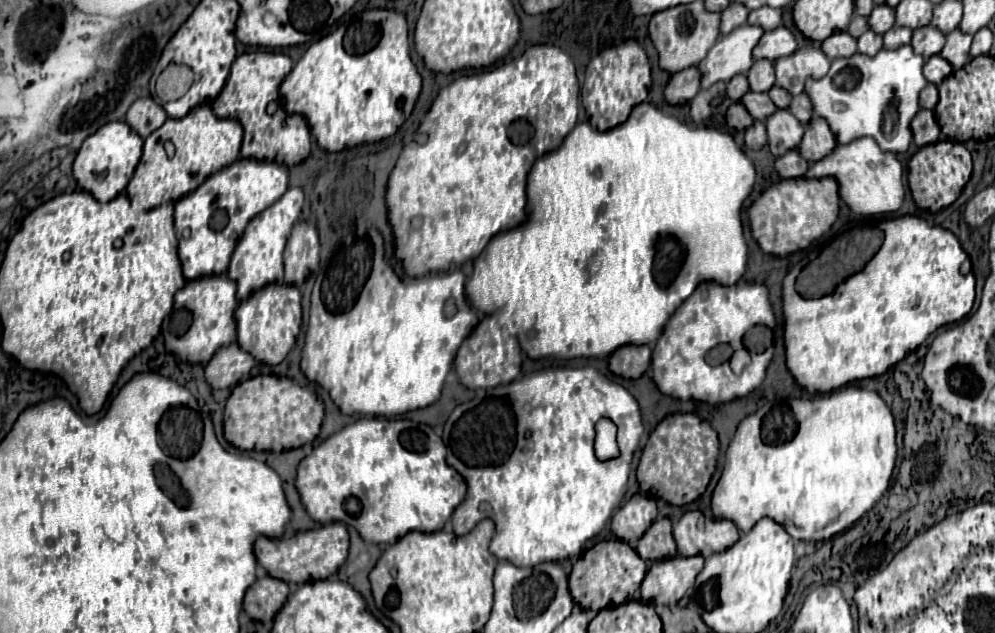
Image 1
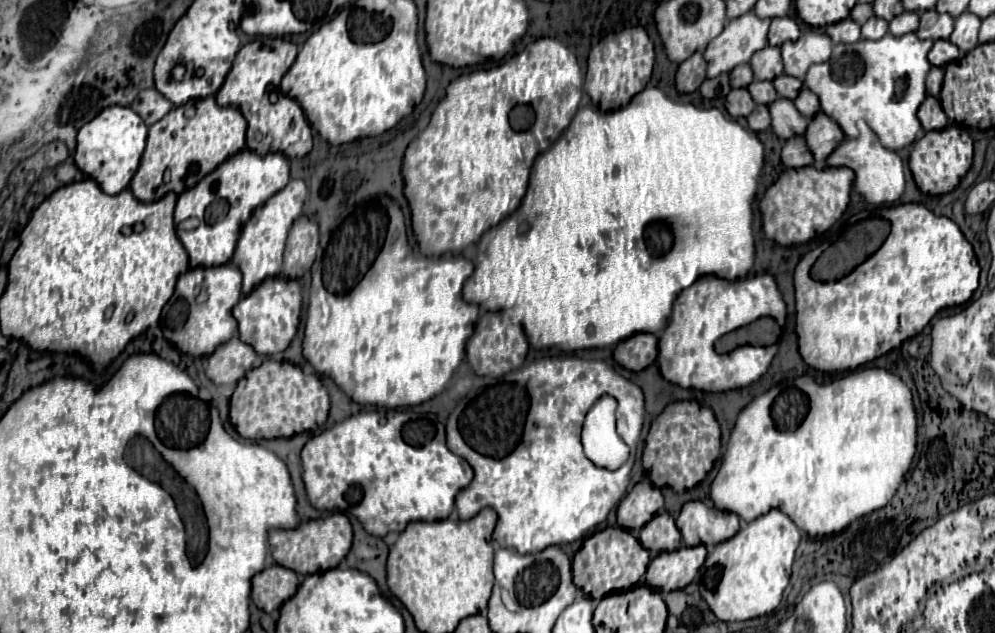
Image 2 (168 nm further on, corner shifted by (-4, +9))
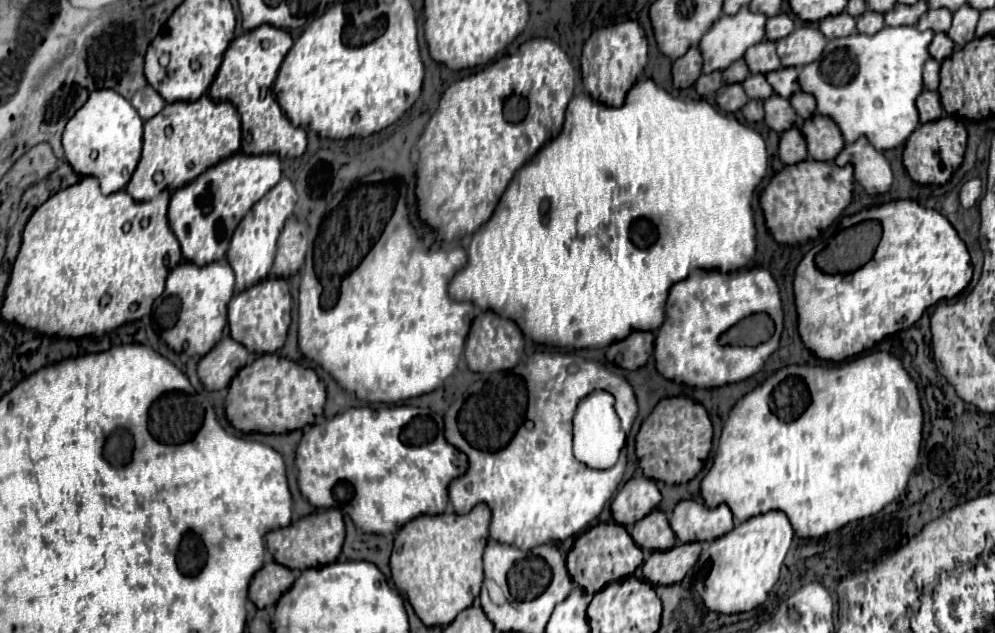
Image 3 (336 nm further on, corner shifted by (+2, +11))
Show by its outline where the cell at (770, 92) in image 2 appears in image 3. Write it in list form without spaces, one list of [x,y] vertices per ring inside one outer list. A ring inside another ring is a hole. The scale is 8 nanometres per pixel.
[[[764,73],[748,75],[748,77],[742,81],[742,85],[744,85],[744,91],[746,91],[746,95],[748,95],[750,99],[768,99],[768,97],[774,93],[772,87],[768,85]]]

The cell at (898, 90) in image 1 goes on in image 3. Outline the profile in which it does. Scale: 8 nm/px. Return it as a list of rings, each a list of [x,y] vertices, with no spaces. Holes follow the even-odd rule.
[[[912,25],[902,27],[884,27],[876,35],[850,35],[842,39],[832,39],[826,43],[822,59],[818,61],[822,77],[806,77],[800,75],[800,87],[806,93],[812,93],[818,111],[826,117],[832,117],[840,131],[844,133],[844,141],[852,143],[860,135],[866,135],[876,149],[886,151],[902,145],[910,133],[918,127],[918,111],[916,111],[916,97],[922,93],[922,65],[930,57],[928,45],[934,37],[934,31],[918,31]]]

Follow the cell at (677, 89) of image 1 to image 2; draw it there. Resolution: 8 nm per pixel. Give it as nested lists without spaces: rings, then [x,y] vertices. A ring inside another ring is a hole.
[[[694,53],[690,59],[686,59],[676,73],[676,89],[682,93],[692,93],[700,87],[700,83],[706,77],[706,61],[702,53]]]

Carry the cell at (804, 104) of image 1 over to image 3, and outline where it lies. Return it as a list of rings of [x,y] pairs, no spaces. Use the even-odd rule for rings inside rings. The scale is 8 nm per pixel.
[[[796,91],[792,97],[790,97],[790,105],[794,107],[794,111],[802,117],[802,119],[808,119],[816,113],[816,101],[810,93],[804,93],[804,91]]]

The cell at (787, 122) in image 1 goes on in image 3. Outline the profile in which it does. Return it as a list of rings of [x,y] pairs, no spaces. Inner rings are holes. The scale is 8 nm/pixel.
[[[772,95],[764,101],[764,111],[766,111],[766,125],[778,133],[790,129],[796,125],[796,111],[792,109],[790,101],[780,97],[780,95]]]

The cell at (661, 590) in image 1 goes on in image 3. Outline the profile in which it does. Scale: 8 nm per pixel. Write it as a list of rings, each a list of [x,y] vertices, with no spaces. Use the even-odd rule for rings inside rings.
[[[686,543],[676,545],[668,551],[656,551],[650,555],[650,559],[642,565],[644,577],[652,585],[672,585],[680,583],[686,573],[696,565],[700,553],[694,553],[690,549],[700,549],[700,543]]]

